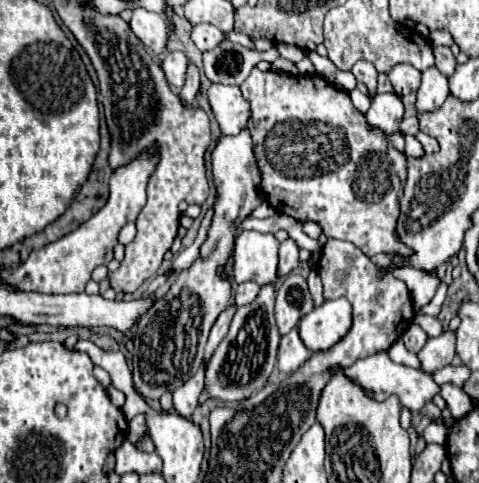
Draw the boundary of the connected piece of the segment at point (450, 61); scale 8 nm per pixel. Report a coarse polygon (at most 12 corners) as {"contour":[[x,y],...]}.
{"contour":[[434,46],[436,68],[450,78],[456,58],[448,46]]}

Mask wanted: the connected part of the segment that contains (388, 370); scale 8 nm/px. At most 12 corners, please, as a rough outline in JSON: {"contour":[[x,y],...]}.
{"contour":[[386,352],[360,358],[344,374],[370,398],[398,396],[420,412],[440,392],[426,372]]}

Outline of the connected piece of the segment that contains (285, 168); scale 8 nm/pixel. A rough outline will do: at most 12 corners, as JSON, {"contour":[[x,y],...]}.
{"contour":[[318,74],[240,86],[276,212],[412,250],[406,154]]}

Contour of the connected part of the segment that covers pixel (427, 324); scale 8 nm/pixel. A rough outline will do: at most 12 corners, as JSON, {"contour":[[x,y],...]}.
{"contour":[[418,314],[414,318],[428,336],[442,332],[440,320]]}

